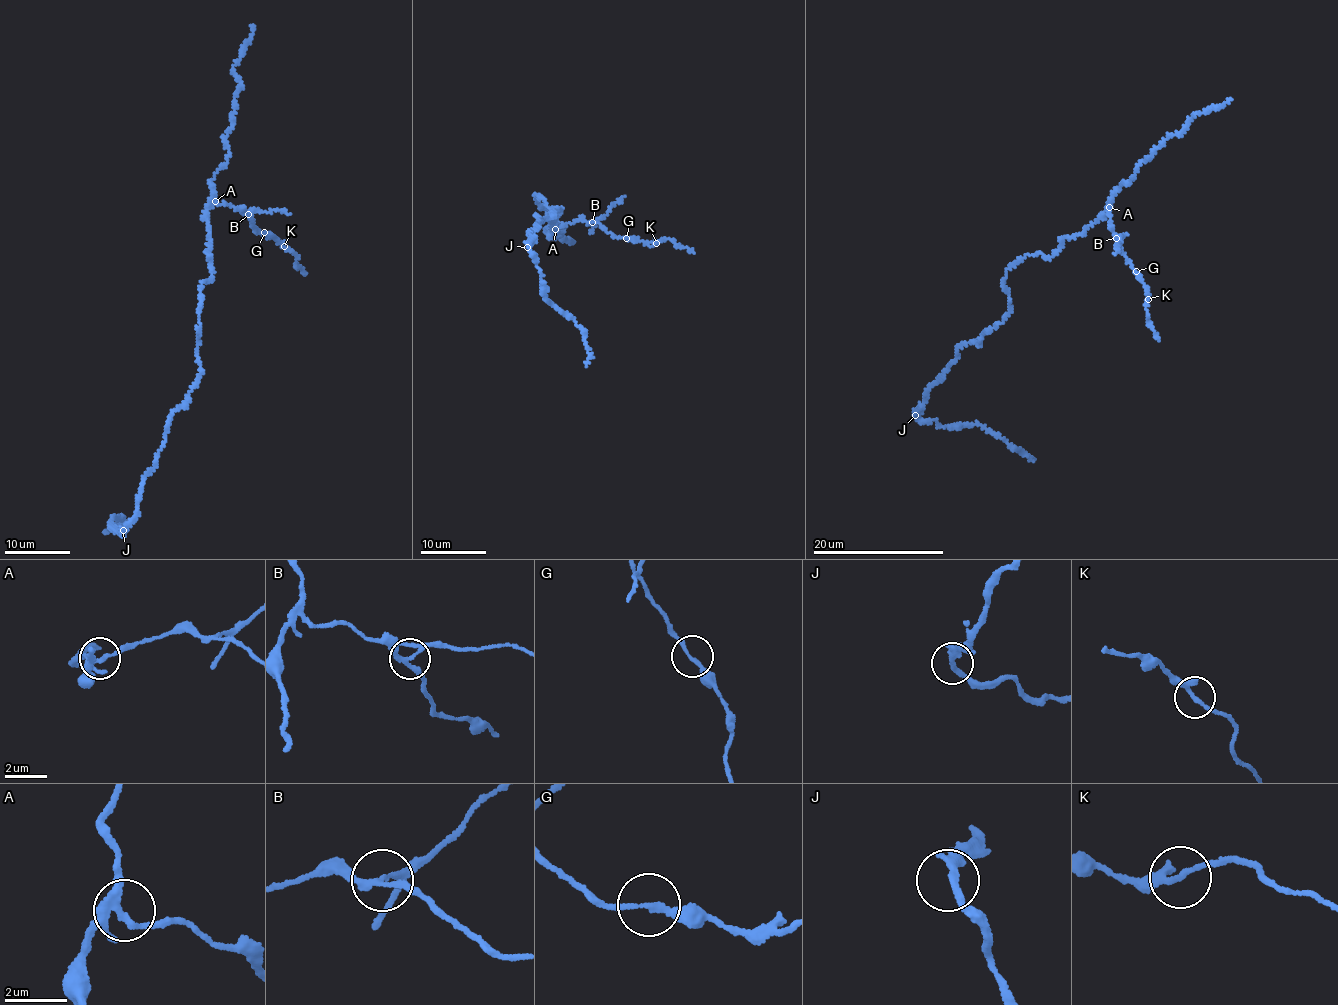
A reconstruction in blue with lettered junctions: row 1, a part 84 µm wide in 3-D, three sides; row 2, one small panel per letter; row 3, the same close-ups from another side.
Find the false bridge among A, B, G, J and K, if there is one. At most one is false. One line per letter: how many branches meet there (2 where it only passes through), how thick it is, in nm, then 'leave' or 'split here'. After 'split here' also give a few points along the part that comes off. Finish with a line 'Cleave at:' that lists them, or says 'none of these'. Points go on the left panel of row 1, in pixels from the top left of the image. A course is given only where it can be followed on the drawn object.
A: 4 branches meet; 240 nm thick; leave
B: 4 branches meet; 170 nm thick; split here; foreign part runs (248, 214), (260, 210), (289, 213)
G: 2 branches meet; 180 nm thick; leave
J: 3 branches meet; 190 nm thick; leave
K: 3 branches meet; 160 nm thick; leave
Cleave at: B

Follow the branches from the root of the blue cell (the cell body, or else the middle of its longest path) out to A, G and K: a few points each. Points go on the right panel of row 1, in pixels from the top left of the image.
A: (1009, 293), (1004, 286), (1008, 267), (1028, 256), (1050, 256), (1064, 239), (1083, 233), (1109, 207)
G: (1009, 293), (1008, 267), (1028, 256), (1050, 256), (1108, 208), (1120, 252), (1136, 271)
K: (1009, 293), (1008, 267), (1028, 256), (1050, 256), (1108, 208), (1120, 252), (1148, 299)

